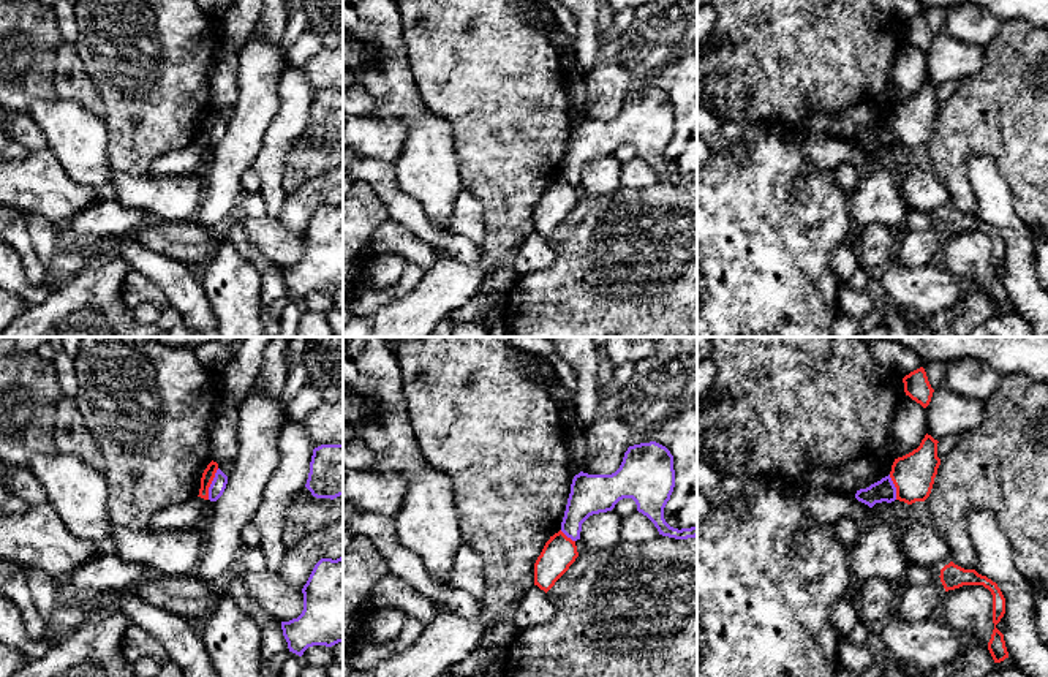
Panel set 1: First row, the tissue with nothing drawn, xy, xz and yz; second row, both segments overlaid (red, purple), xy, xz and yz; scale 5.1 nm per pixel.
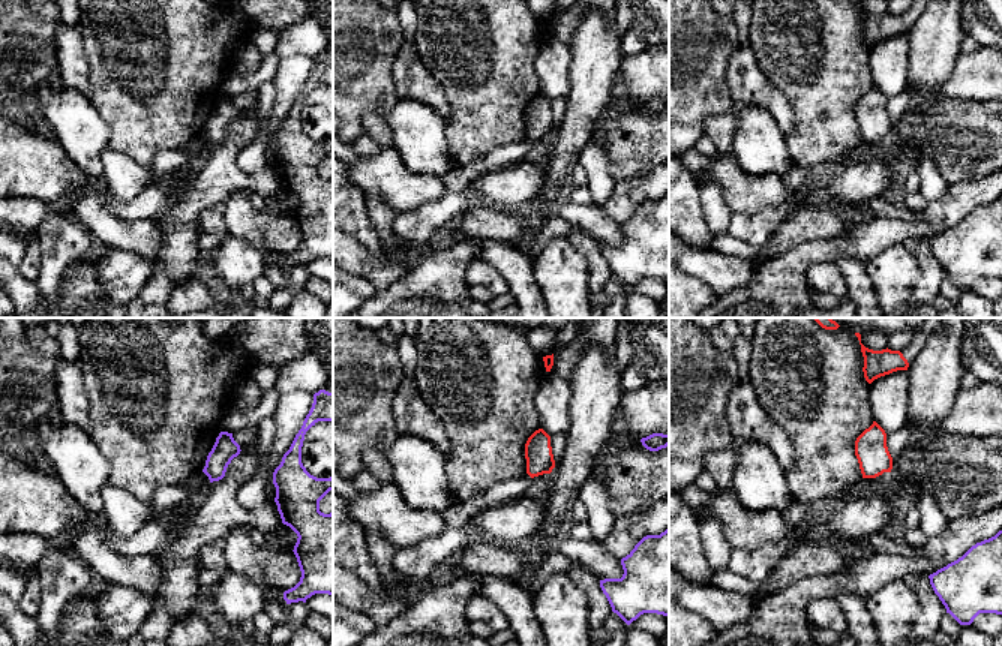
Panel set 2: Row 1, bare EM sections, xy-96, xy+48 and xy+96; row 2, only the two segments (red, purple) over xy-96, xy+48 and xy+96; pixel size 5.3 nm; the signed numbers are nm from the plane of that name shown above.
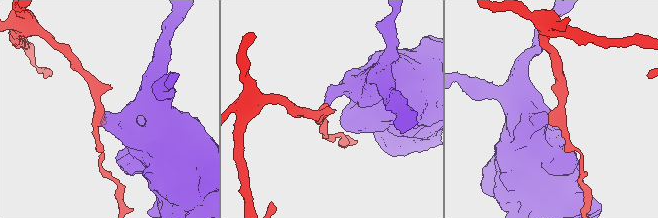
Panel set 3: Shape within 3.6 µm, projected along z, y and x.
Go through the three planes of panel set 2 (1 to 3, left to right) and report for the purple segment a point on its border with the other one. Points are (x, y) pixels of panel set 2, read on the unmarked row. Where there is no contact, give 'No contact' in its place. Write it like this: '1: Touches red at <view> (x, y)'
1: No contact
2: No contact
3: No contact

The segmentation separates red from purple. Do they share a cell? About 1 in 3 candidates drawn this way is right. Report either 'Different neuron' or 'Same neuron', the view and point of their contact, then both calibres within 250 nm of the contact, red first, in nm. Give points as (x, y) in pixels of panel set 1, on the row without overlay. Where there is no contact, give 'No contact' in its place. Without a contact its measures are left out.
Different neuron. Touches red at xy (211, 128). Thickness 60 nm (red) against 80 nm

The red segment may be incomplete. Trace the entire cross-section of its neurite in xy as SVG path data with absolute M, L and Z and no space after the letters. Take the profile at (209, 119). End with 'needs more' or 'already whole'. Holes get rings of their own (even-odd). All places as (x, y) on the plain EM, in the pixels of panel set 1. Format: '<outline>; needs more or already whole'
M212 106L202 119L201 134L198 142L209 146L209 133L215 123L217 115L218 115L218 109Z; already whole

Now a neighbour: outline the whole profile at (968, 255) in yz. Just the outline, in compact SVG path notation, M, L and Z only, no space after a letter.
M963 231L945 237L941 266L953 277L971 280L988 291L993 269L993 240L983 231Z

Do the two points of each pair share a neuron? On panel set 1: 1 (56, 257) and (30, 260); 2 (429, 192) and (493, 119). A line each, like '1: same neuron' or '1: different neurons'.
1: different neurons
2: different neurons

